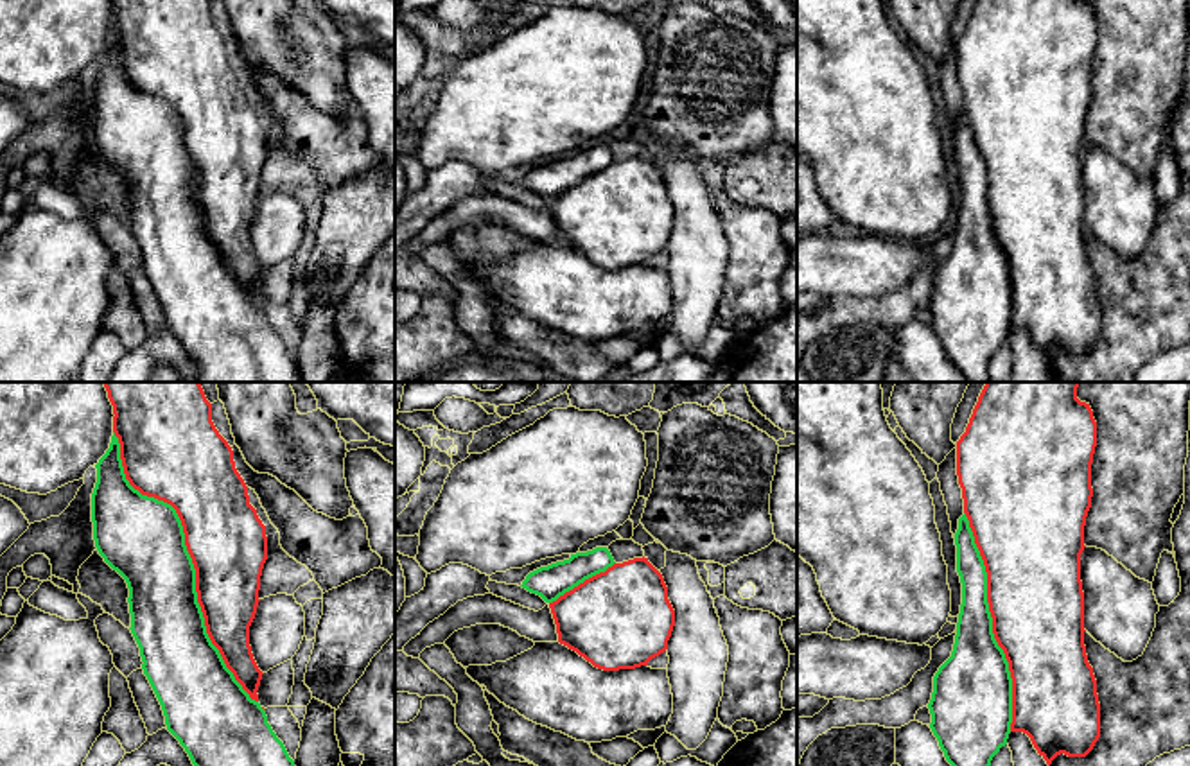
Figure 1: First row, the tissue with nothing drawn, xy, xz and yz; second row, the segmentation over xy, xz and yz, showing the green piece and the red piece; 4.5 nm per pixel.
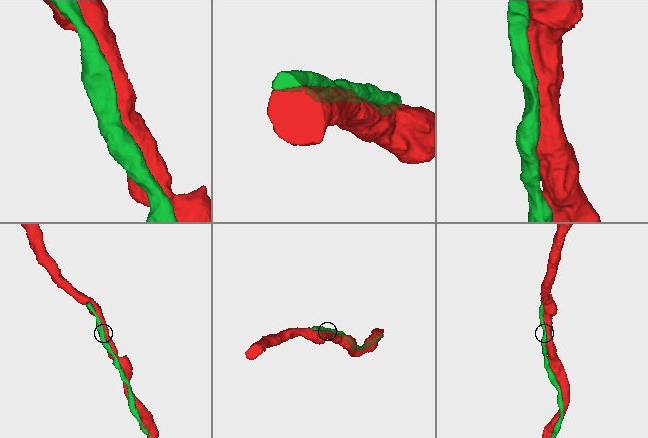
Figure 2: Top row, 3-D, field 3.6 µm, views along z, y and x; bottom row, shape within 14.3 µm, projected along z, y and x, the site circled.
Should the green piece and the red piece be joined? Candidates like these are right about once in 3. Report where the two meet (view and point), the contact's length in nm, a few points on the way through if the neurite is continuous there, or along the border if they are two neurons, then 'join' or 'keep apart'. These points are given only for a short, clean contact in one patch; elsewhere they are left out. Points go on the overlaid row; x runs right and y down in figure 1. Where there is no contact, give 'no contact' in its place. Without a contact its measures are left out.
meets green in xy at (191, 558); contact 1400 nm long; join

